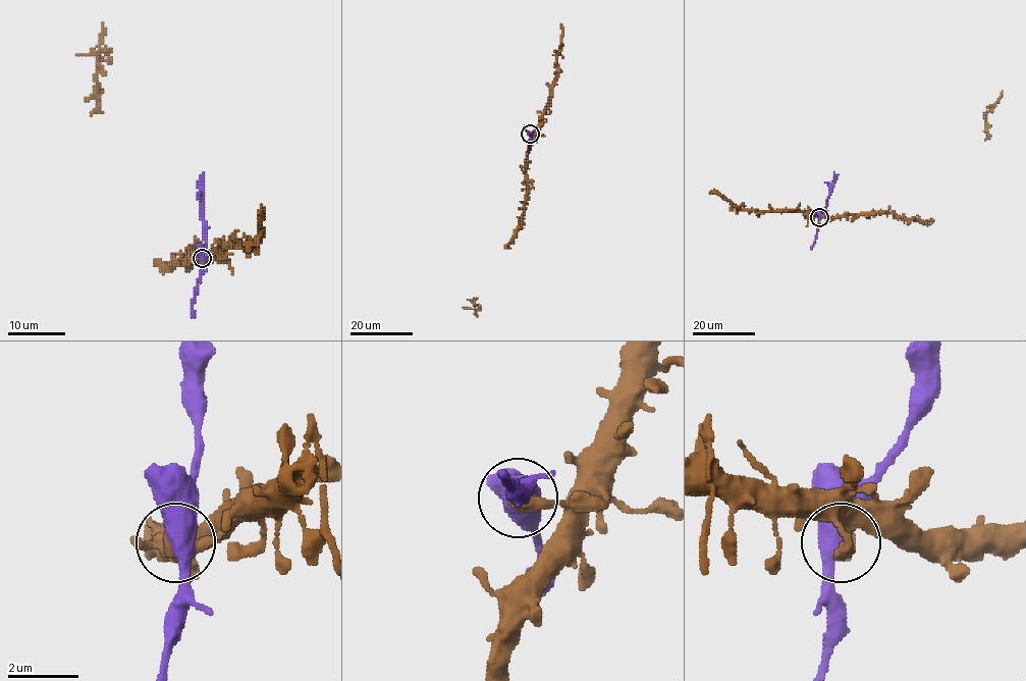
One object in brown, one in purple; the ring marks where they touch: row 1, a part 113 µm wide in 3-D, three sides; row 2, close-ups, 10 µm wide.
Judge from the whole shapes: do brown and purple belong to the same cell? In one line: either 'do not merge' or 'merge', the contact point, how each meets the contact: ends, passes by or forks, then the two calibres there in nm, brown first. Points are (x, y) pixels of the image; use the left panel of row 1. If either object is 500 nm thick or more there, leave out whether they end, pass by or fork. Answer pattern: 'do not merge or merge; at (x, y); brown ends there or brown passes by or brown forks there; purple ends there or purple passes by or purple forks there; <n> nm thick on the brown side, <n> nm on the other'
do not merge; at (202, 258); 550 nm thick on the brown side, 500 nm on the other

